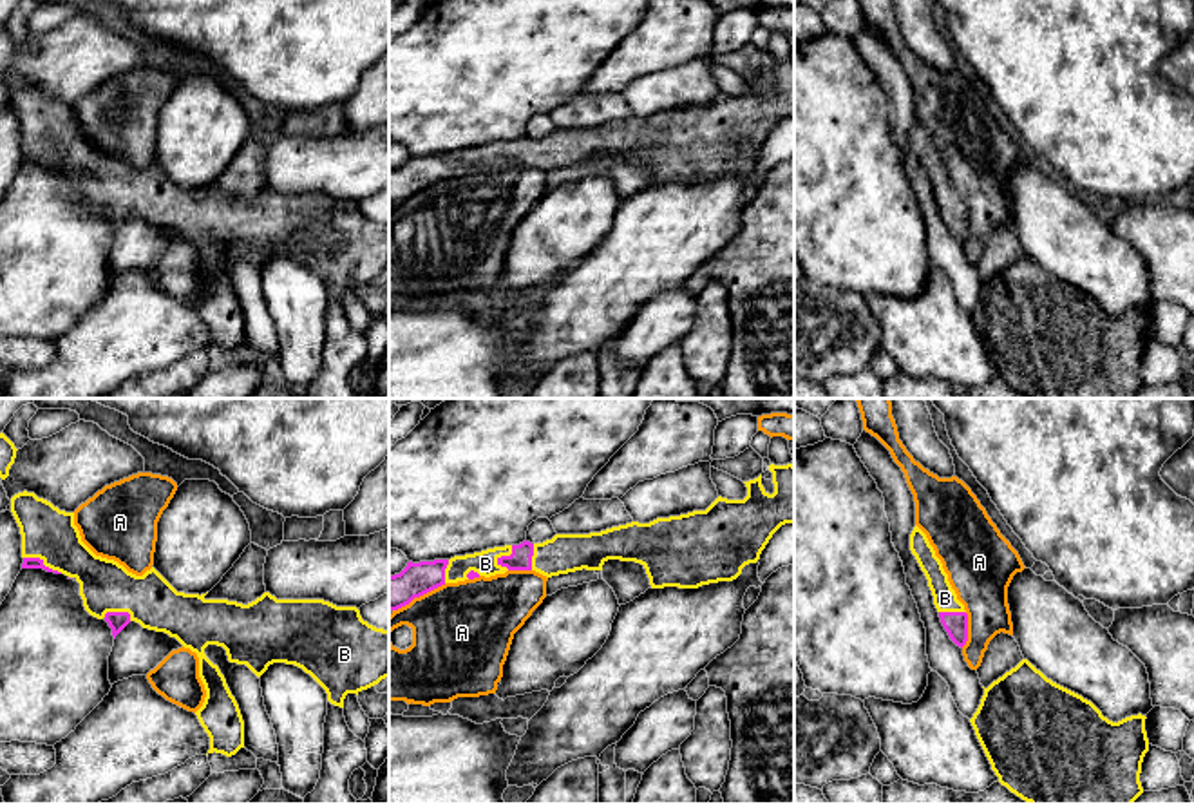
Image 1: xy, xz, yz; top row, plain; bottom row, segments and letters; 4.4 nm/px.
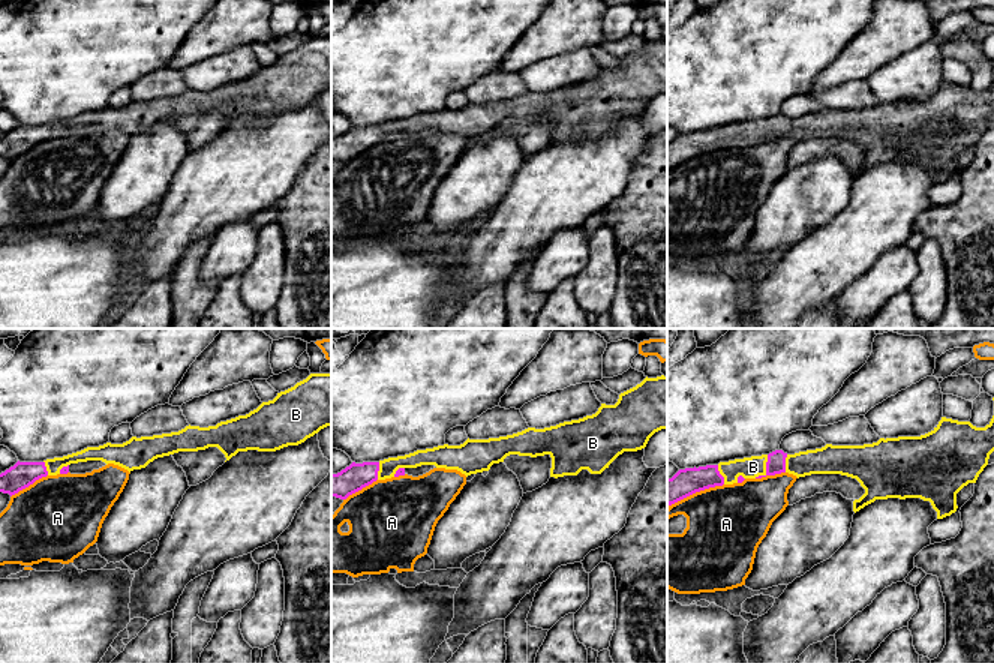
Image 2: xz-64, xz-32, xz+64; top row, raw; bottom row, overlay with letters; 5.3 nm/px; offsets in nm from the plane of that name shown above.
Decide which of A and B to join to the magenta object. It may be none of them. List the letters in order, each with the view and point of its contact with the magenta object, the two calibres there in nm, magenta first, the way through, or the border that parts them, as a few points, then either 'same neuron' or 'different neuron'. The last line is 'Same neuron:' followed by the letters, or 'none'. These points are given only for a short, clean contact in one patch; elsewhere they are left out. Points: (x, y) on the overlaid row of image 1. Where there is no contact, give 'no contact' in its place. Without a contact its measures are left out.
A: contact xz (418, 596); calibres 160 and 440 nm; different neuron
B: contact xy (42, 564); calibres 50 and 240 nm; same neuron
Same neuron: B

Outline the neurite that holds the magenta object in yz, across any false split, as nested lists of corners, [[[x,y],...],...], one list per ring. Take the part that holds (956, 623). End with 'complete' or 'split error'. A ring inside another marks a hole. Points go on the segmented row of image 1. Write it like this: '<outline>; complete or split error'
[[[917,525],[910,534],[910,550],[928,579],[933,605],[944,630],[948,632],[950,639],[962,648],[968,641],[968,614],[964,605],[957,599],[941,560],[935,556],[926,534]]]; split error

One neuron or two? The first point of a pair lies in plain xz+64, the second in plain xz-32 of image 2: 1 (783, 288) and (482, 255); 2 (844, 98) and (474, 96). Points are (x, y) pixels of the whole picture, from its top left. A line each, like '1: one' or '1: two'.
1: one
2: one

